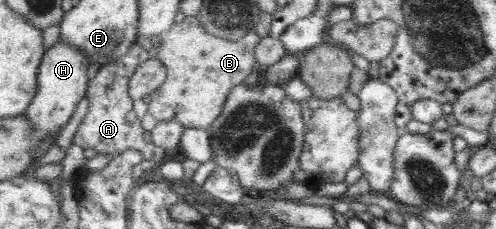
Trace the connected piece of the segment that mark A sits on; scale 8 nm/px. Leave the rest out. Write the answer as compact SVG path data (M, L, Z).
M135 44L129 52L108 65L99 69L92 80L88 82L89 90L86 98L89 108L84 119L80 122L73 138L73 143L81 148L94 148L98 154L107 155L110 160L114 154L121 154L136 148L144 160L159 162L165 156L165 149L157 146L152 141L152 134L143 129L141 119L133 111L133 99L129 94L131 77L135 74L140 64L152 58L152 51L147 51L143 46Z

